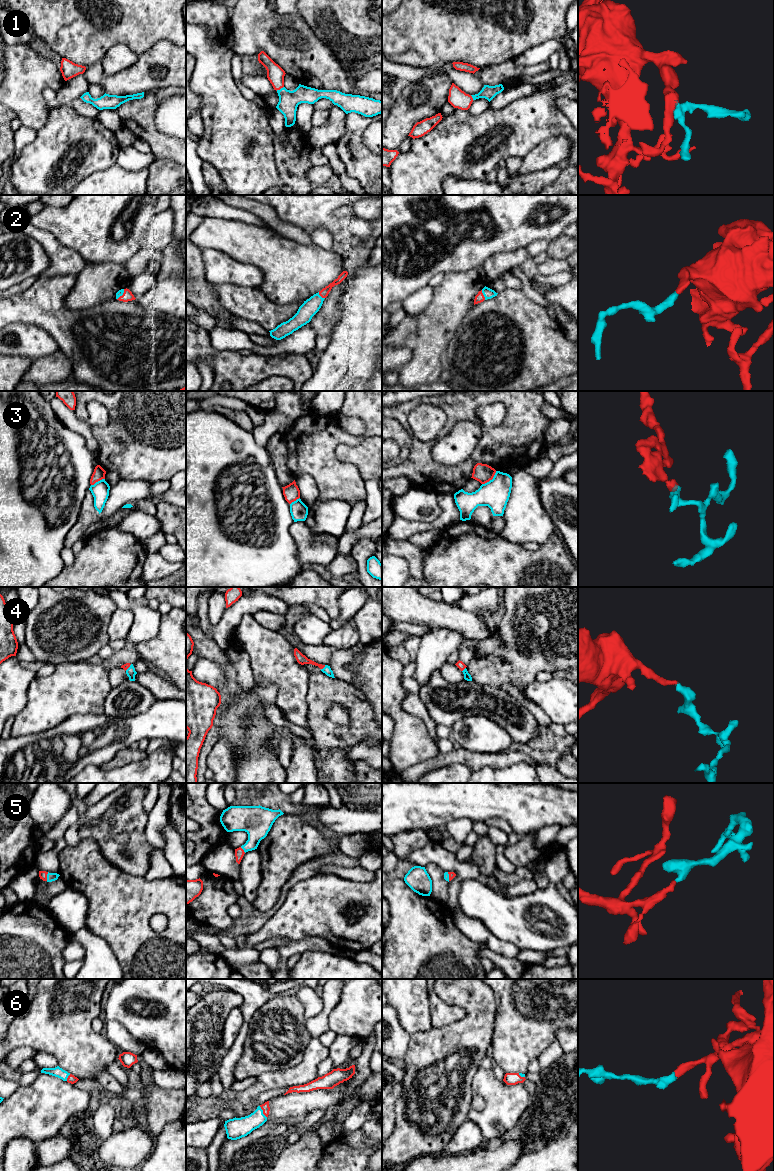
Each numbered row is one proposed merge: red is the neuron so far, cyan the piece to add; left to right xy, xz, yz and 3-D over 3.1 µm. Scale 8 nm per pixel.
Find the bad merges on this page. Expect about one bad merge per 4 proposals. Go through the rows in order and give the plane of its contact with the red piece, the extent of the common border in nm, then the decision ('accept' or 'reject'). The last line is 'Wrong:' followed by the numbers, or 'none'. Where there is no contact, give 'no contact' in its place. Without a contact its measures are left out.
1: contact in xz; length 70 nm; accept
2: contact in yz; length 90 nm; accept
3: contact in yz; length 160 nm; reject
4: contact in xz; length 50 nm; accept
5: contact in xy; length 70 nm; accept
6: contact in xz; length 110 nm; accept
Wrong: 3

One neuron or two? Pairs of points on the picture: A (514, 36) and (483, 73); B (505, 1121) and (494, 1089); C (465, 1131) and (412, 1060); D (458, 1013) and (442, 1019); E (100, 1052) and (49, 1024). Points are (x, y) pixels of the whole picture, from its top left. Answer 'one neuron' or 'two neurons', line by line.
A: two neurons
B: one neuron
C: two neurons
D: one neuron
E: one neuron

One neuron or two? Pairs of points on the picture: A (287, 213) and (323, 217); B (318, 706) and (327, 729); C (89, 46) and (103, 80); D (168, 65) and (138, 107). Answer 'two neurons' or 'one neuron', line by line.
A: one neuron
B: one neuron
C: two neurons
D: two neurons

